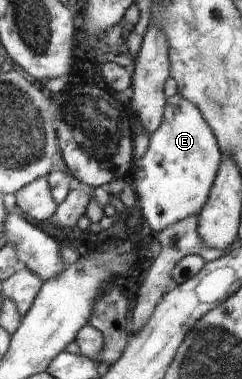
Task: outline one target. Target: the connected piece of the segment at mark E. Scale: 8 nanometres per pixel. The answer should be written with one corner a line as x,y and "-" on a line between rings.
176,93
167,98
163,121
150,136
147,151
133,161
130,179
136,192
143,222
154,231
162,231
197,215
204,207
222,161
214,130
204,121
200,108

